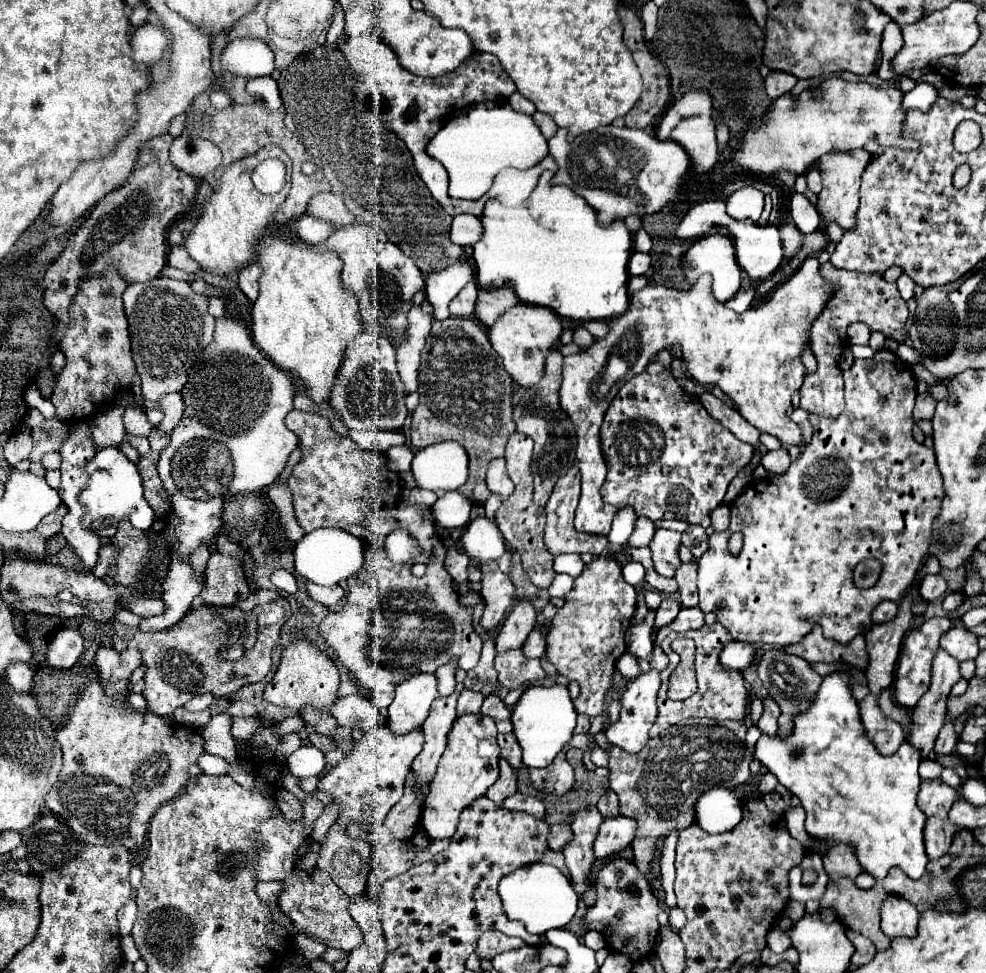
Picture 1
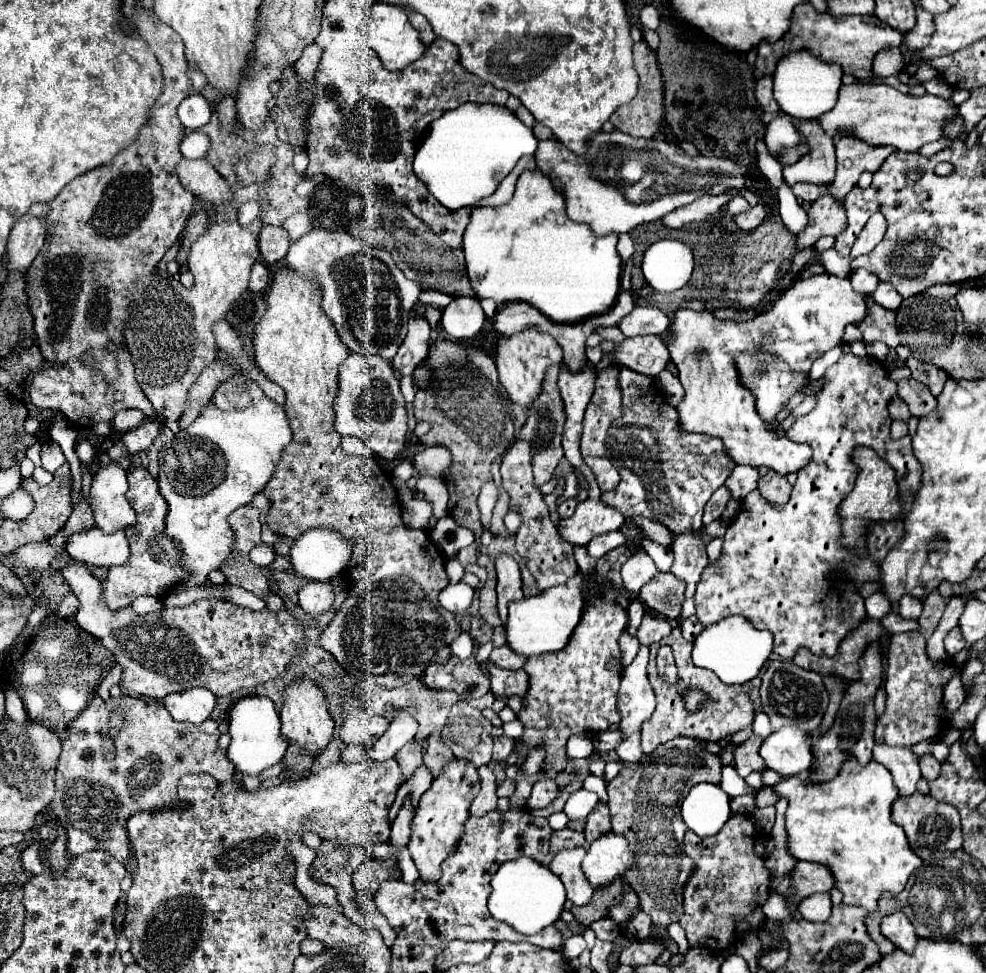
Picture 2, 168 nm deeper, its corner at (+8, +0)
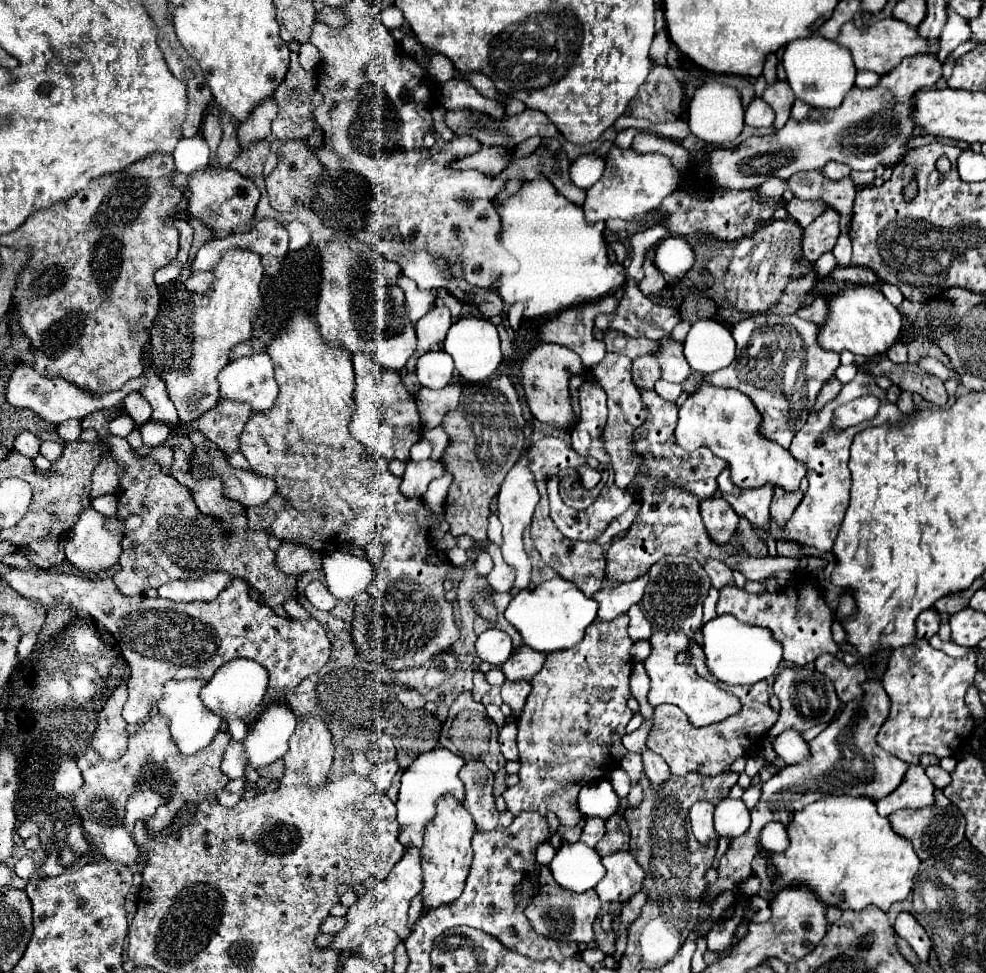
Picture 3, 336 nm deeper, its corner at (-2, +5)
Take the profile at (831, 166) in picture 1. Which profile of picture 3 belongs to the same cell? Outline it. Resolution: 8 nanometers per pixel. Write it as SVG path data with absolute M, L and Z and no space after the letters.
M827 207L809 227L805 227L803 235L803 255L815 263L821 253L831 251L839 237L839 213Z

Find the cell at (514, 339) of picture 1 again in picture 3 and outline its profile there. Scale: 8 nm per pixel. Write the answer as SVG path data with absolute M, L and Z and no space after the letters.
M541 343L535 349L531 349L525 357L521 357L519 365L521 365L521 383L525 389L525 401L531 409L531 413L539 421L551 423L559 429L573 427L575 413L573 413L571 401L569 401L569 377L579 375L583 371L579 355L563 345Z

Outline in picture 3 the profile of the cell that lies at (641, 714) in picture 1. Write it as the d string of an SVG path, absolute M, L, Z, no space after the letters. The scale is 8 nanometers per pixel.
M645 749L641 753L643 757L643 765L645 765L645 775L647 779L653 783L653 787L657 787L659 783L669 779L669 769L667 769L667 761L663 757L659 757L655 751Z

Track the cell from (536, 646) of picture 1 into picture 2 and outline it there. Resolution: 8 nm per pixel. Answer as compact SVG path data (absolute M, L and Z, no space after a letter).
M507 644L499 646L499 648L493 648L491 656L489 656L489 662L493 662L495 666L501 666L501 668L509 668L509 670L517 670L517 668L523 668L523 664L527 662L525 656L521 654L515 654Z

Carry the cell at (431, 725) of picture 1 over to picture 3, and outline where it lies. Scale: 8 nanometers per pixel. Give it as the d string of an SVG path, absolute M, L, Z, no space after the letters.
M409 845L403 857L395 863L387 879L379 881L379 885L373 891L367 891L365 895L359 897L358 901L348 909L346 915L346 925L343 931L333 935L333 943L329 949L335 953L347 953L347 951L361 953L361 945L365 941L365 931L371 925L385 925L393 929L401 941L405 941L411 931L409 931L409 903L415 895L419 895L423 889L423 871L421 871L421 861L419 861L419 849L415 845Z

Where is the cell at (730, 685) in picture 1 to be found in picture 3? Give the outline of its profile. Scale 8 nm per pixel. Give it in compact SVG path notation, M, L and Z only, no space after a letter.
M695 641L689 643L685 653L677 655L677 661L685 663L685 665L693 665L697 669L697 673L703 675L707 681L715 681L725 691L739 697L741 711L719 721L719 723L713 723L713 725L707 725L707 727L693 727L691 721L687 721L687 715L683 715L679 707L659 705L659 707L655 707L655 713L653 713L653 725L651 725L651 733L649 733L649 739L647 739L647 747L655 749L655 753L665 757L673 775L685 775L689 771L715 775L715 773L729 771L731 763L739 755L745 755L747 749L757 747L761 743L761 739L767 735L767 731L771 729L771 725L777 721L777 713L769 707L767 683L765 681L757 681L753 685L719 683L715 677L711 677L711 673L707 673L707 667L703 665L703 651Z

